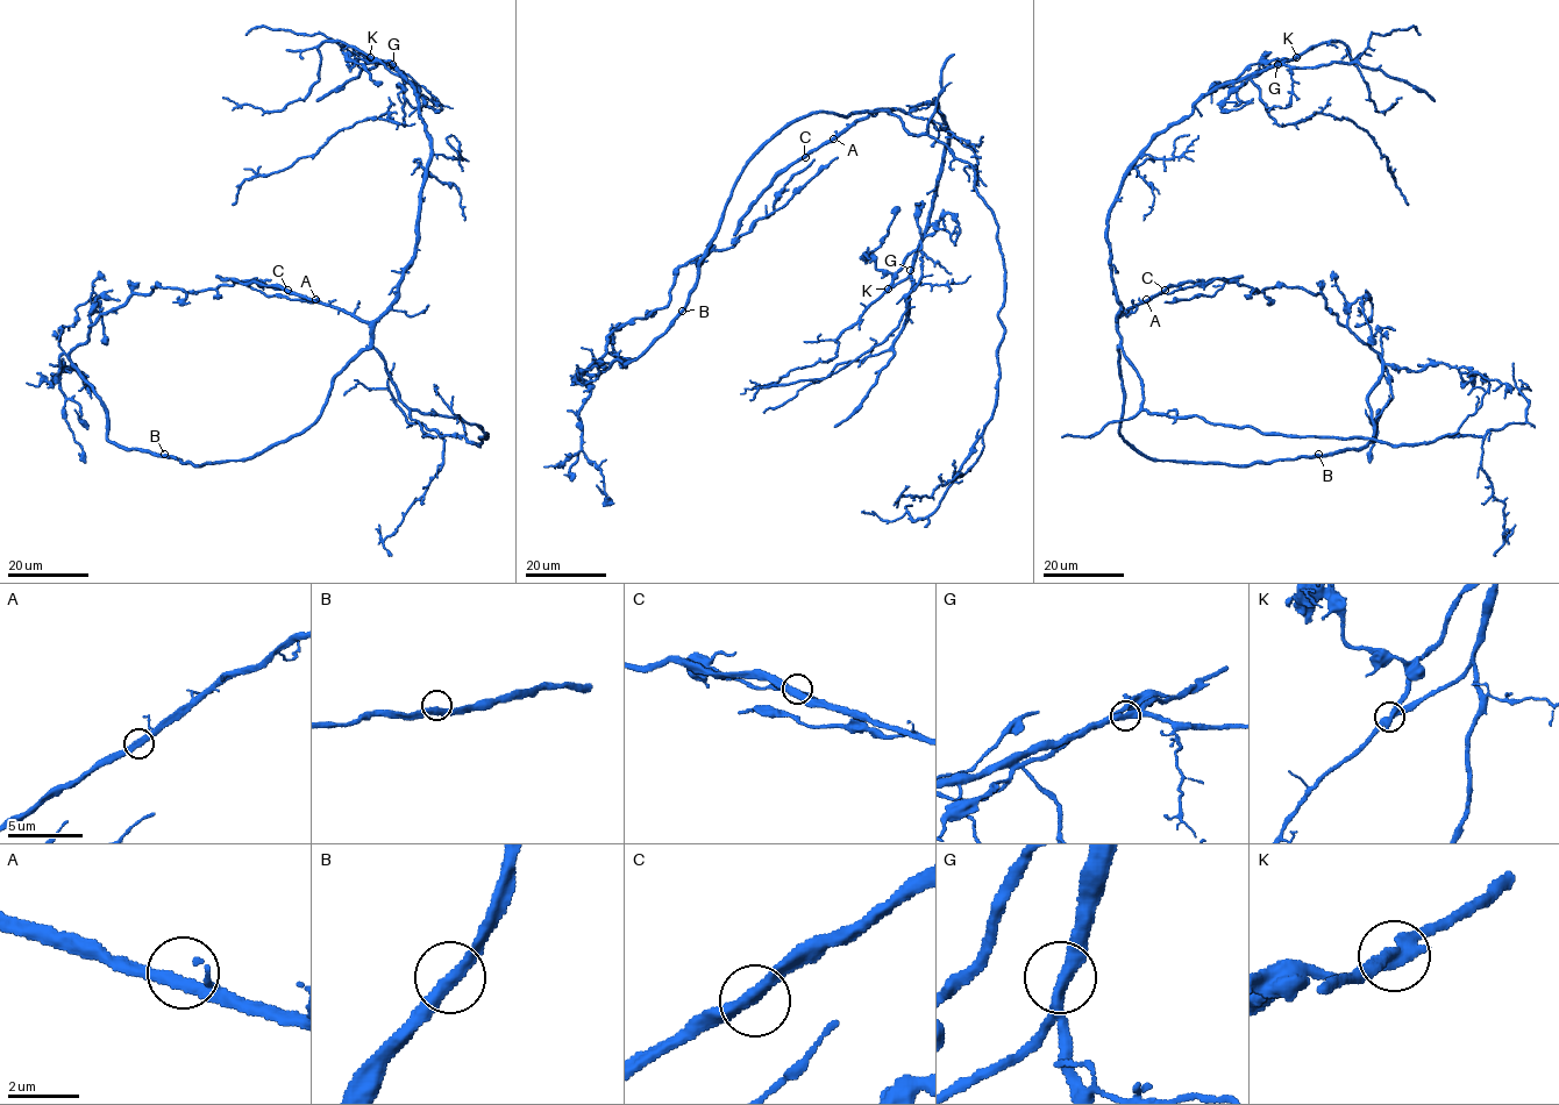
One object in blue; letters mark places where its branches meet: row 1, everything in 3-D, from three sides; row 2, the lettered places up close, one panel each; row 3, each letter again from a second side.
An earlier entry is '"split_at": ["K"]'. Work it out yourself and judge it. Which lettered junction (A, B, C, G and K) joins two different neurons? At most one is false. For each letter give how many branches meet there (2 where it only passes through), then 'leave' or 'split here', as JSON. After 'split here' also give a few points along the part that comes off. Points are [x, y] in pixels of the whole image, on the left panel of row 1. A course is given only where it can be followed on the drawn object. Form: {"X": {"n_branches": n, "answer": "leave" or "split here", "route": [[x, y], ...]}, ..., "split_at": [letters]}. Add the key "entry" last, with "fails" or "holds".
{"A": {"n_branches": 2, "answer": "leave"}, "B": {"n_branches": 2, "answer": "leave"}, "C": {"n_branches": 2, "answer": "leave"}, "G": {"n_branches": 2, "answer": "leave"}, "K": {"n_branches": 2, "answer": "split here", "route": [[370, 57], [413, 83], [425, 102], [439, 111], [441, 109], [438, 98]]}, "split_at": ["K"], "entry": "holds"}

